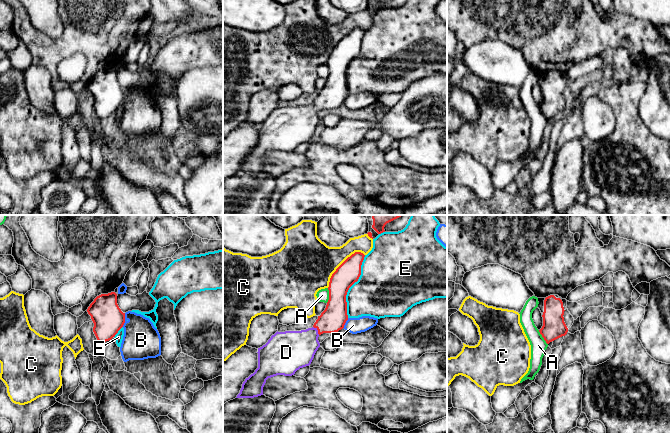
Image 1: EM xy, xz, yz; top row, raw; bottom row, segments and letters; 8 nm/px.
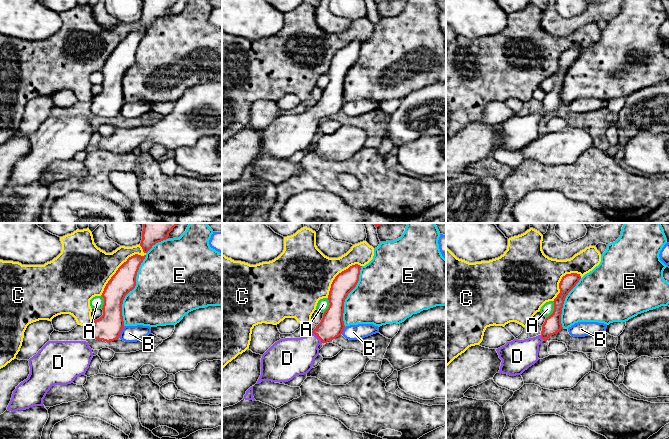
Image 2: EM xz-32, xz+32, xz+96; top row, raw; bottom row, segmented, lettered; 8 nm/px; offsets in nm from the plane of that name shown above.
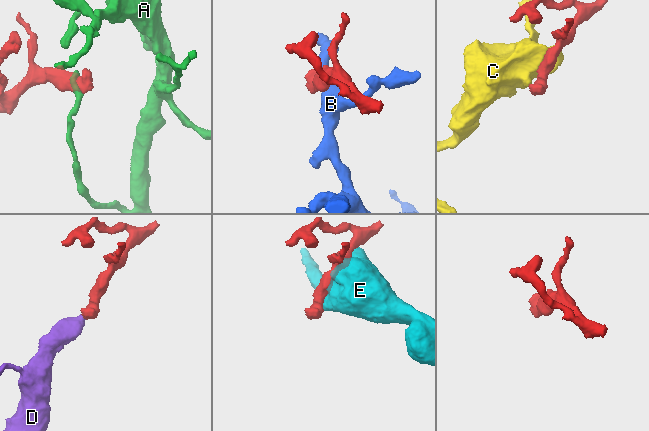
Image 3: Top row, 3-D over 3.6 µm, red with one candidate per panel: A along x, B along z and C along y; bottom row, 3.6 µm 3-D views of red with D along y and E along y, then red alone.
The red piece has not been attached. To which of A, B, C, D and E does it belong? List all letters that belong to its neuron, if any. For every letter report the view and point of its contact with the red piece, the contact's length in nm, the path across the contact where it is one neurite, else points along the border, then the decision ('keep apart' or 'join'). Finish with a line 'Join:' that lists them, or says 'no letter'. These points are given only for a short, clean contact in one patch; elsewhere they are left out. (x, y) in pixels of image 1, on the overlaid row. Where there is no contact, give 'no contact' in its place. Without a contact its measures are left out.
A: xz (329, 295) | 120 nm | along xz (328, 288), (328, 300), (326, 302) | keep apart
B: xy (124, 320) | 110 nm | along xy (125, 313), (125, 322), (122, 326) | keep apart
C: xz (341, 264) | 400 nm | keep apart
D: xz (317, 329) | 90 nm | across xz (333, 318), (317, 329), (300, 346), (293, 349) | join
E: xz (351, 285) | 500 nm | keep apart
Join: D

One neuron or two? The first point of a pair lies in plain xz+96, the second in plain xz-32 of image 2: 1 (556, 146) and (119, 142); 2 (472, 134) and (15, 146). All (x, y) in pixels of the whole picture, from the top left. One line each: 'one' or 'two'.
1: one
2: one

